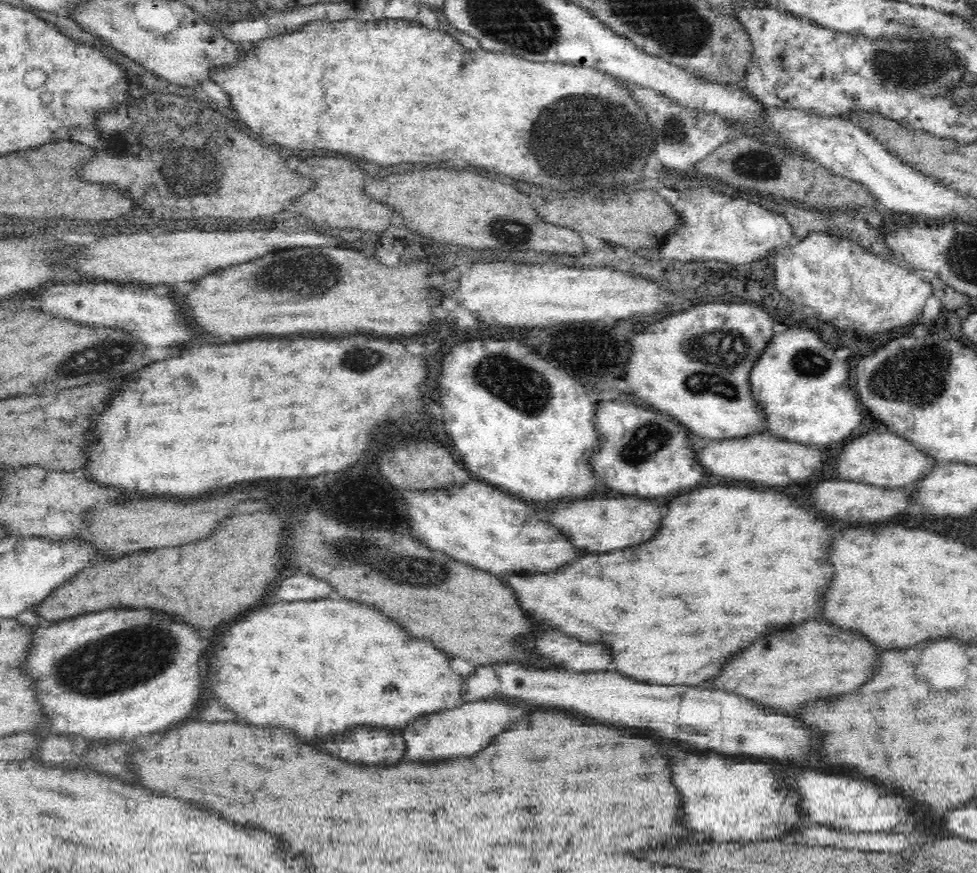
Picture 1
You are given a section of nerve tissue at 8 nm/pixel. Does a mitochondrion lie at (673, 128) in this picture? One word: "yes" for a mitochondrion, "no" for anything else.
yes

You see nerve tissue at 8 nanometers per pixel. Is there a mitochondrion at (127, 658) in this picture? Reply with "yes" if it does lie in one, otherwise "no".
yes

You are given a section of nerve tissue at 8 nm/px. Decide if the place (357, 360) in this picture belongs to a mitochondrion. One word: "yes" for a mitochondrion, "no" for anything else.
yes

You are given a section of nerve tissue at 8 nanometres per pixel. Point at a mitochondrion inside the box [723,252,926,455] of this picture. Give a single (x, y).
(809, 362)

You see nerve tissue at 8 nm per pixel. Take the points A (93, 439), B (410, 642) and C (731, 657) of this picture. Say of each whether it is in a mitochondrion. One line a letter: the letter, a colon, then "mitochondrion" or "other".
A: other
B: other
C: other

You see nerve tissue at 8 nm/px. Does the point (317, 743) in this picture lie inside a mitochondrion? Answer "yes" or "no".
no

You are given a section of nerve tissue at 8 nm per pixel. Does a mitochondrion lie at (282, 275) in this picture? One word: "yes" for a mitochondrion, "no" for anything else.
yes

